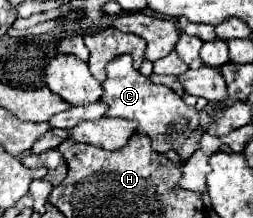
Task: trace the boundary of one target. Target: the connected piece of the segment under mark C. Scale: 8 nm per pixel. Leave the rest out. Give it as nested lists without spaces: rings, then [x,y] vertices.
[[[120,55],[114,57],[106,65],[106,81],[102,83],[102,101],[110,107],[108,117],[122,117],[122,119],[134,119],[140,123],[140,133],[148,135],[154,147],[170,147],[178,149],[192,129],[198,125],[198,111],[194,107],[188,107],[170,87],[156,85],[148,77],[144,77],[140,71],[132,67],[132,57]]]

